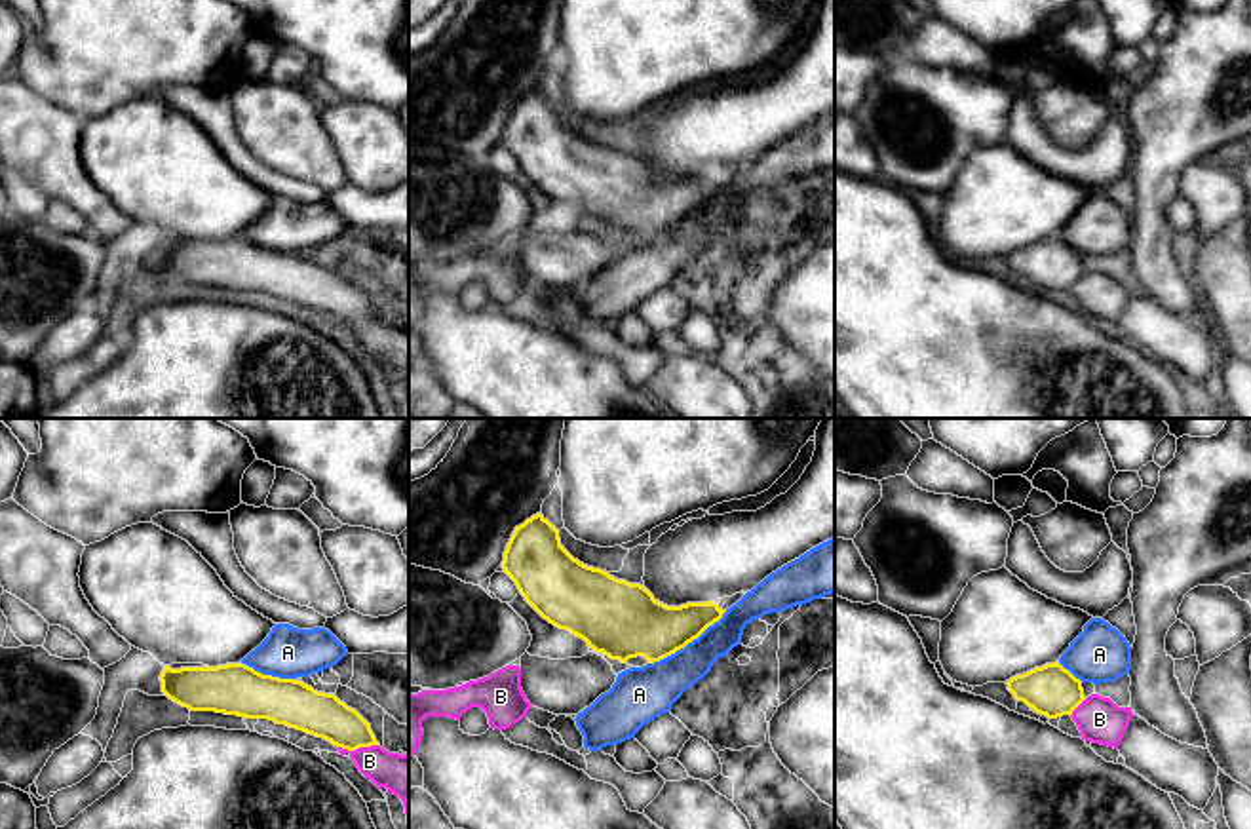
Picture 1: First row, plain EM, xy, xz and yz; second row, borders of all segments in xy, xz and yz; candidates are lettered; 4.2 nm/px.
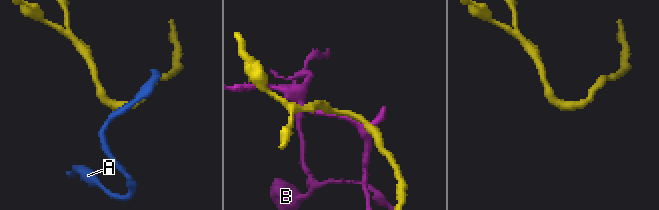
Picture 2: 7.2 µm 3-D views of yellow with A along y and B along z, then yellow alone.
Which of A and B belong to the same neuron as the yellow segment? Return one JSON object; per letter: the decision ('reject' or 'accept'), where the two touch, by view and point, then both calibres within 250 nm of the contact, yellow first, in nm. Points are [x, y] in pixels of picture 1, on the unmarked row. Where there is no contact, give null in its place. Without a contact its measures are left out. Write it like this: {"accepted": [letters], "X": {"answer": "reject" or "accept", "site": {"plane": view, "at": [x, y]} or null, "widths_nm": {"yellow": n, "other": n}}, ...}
{"accepted": ["A"], "A": {"answer": "accept", "site": {"plane": "xz", "at": [687, 217]}, "widths_nm": {"yellow": 280, "other": 220}}, "B": {"answer": "reject", "site": {"plane": "xy", "at": [358, 322]}, "widths_nm": {"yellow": 190, "other": 190}}}

